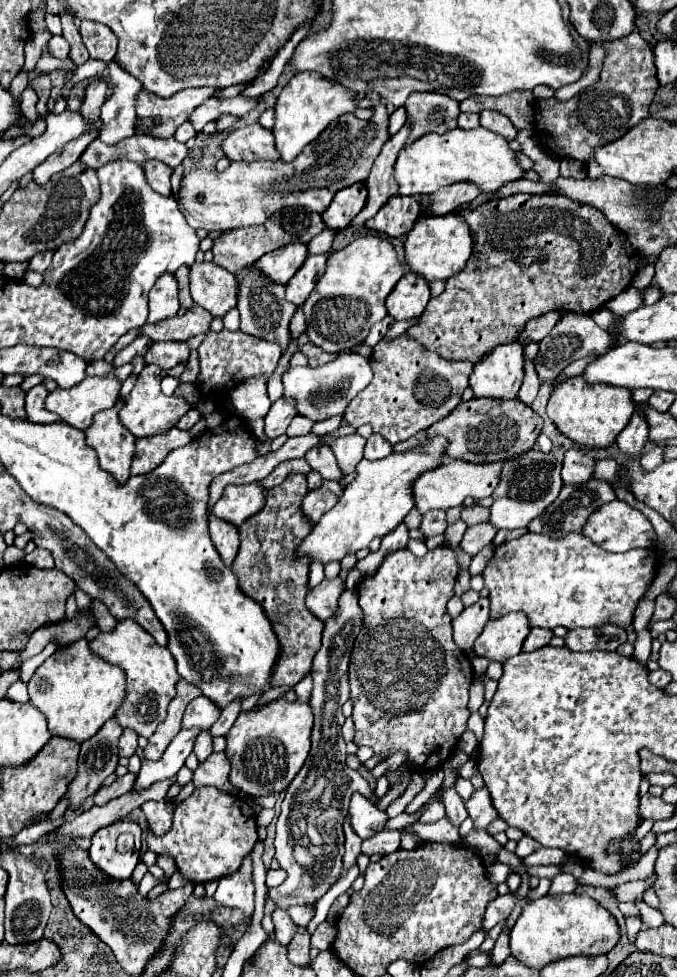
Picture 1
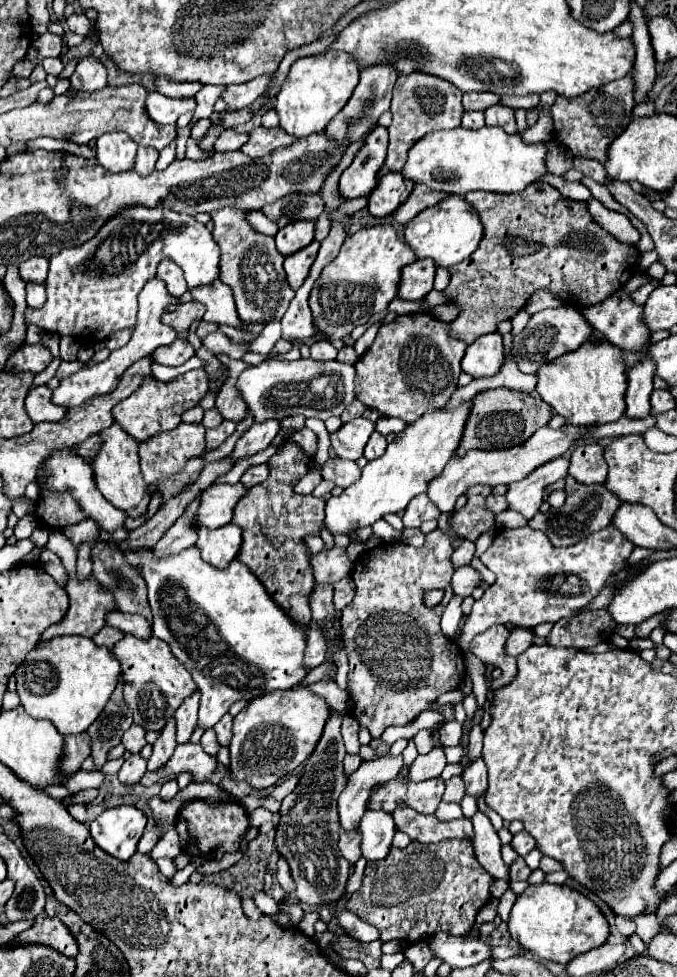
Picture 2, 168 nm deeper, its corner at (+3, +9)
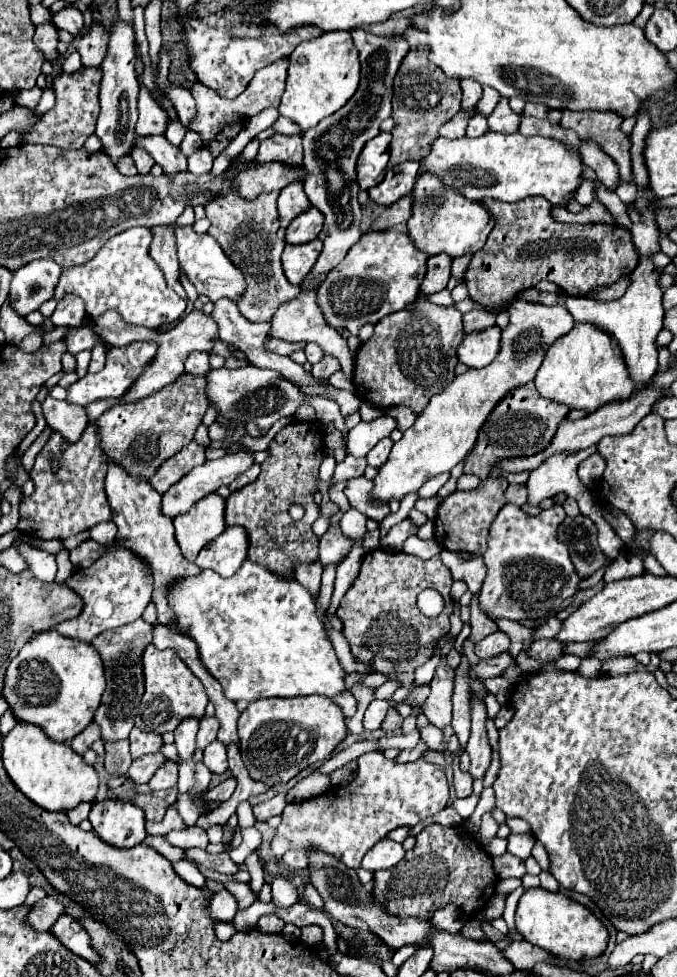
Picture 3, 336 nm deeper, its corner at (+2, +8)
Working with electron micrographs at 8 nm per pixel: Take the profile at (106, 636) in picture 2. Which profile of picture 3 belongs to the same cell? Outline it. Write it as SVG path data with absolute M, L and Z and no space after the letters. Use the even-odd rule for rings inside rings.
M134 621L124 627L116 627L110 631L100 633L92 641L96 651L102 657L104 673L106 673L106 689L102 693L102 703L94 715L94 721L102 729L102 739L108 741L120 741L128 739L130 729L134 727L136 709L140 705L142 693L144 693L144 673L142 673L142 653L152 643L152 625L146 621Z

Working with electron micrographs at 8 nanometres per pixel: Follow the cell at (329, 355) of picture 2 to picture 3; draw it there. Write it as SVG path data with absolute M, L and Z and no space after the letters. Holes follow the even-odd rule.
M324 355L324 359L320 361L320 363L316 363L316 365L312 365L312 375L316 377L316 379L328 379L332 373L336 373L340 369L340 363L336 361L336 357L332 357L332 355Z

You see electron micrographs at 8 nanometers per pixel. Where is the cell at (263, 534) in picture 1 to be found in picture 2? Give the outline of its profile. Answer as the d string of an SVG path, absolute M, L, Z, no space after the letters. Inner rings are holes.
M283 444L277 452L277 456L273 456L267 464L271 468L271 476L259 484L259 486L253 486L249 488L247 496L243 496L243 500L239 500L239 504L235 506L235 514L233 514L233 522L237 526L243 528L243 544L239 548L239 554L237 554L237 560L241 564L245 564L257 580L263 582L267 594L281 606L281 610L291 616L291 620L295 624L301 624L303 628L309 628L309 622L311 622L311 594L313 594L313 586L315 586L315 580L313 580L313 572L311 572L311 554L309 554L309 548L305 544L305 536L319 536L321 534L321 528L323 528L323 520L325 520L325 514L323 514L323 508L325 508L325 502L321 498L315 498L315 496L303 496L303 494L297 494L293 488L295 484L305 476L305 472L309 470L309 462L311 458L301 452L295 444Z

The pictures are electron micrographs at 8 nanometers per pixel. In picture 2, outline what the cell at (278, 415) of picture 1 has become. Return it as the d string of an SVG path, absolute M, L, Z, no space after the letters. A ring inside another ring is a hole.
M265 420L261 424L253 424L237 442L235 450L233 450L233 462L237 462L243 456L251 456L257 454L261 450L265 450L271 440L277 436L279 432L279 420Z

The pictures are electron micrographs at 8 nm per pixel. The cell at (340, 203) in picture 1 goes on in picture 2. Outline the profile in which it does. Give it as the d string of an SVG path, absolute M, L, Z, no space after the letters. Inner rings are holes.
M377 126L373 132L369 132L353 164L341 174L339 194L343 200L367 196L377 186L377 172L385 162L388 142L387 128Z

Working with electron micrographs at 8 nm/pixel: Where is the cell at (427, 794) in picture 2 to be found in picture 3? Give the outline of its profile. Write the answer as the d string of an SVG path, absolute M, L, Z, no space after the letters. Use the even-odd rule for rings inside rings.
M380 751L366 753L358 759L356 777L348 785L338 789L334 787L318 797L286 805L282 813L282 823L278 825L272 841L272 853L280 859L290 849L318 849L326 855L336 857L346 867L358 869L362 857L366 855L366 851L372 849L372 845L376 845L376 841L380 841L396 827L412 827L424 821L426 817L436 815L446 807L446 803L448 803L448 781L438 765L428 763L424 759L418 759L414 763L396 763L392 759L386 759Z

